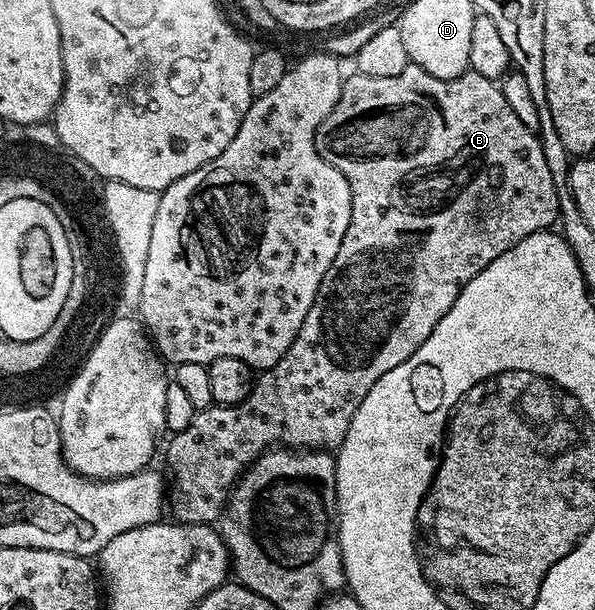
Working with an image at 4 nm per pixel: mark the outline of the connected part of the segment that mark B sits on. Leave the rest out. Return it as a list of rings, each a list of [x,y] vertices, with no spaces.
[[[411,63],[408,67],[404,67],[404,71],[400,71],[400,75],[391,75],[388,79],[376,79],[376,75],[364,75],[357,71],[351,72],[342,82],[342,90],[340,91],[340,99],[336,103],[336,107],[328,119],[324,119],[324,123],[320,123],[320,127],[314,136],[316,143],[316,151],[328,163],[332,163],[332,167],[336,167],[336,171],[340,171],[340,175],[344,175],[344,179],[348,179],[348,187],[352,191],[352,219],[348,223],[348,231],[344,231],[344,240],[340,242],[340,251],[336,251],[336,259],[332,259],[332,267],[328,267],[328,272],[324,274],[324,283],[320,283],[320,291],[316,291],[316,299],[312,303],[312,307],[308,310],[308,316],[305,317],[304,323],[300,327],[300,331],[296,335],[296,339],[292,343],[292,347],[288,347],[288,351],[284,351],[284,359],[280,359],[280,363],[276,363],[271,369],[261,370],[254,378],[254,385],[250,389],[247,397],[239,403],[239,405],[216,405],[212,404],[206,409],[199,409],[192,415],[192,423],[188,423],[188,427],[184,427],[184,431],[173,434],[166,445],[166,465],[170,468],[170,477],[168,473],[168,513],[171,513],[175,522],[184,525],[214,525],[221,518],[222,510],[225,509],[227,501],[230,499],[230,490],[234,484],[242,478],[243,473],[249,469],[252,462],[257,459],[261,453],[267,449],[275,448],[279,445],[282,447],[293,447],[299,451],[334,451],[341,445],[344,435],[348,435],[351,428],[352,417],[356,416],[361,410],[364,399],[370,396],[370,393],[376,388],[379,381],[385,379],[387,375],[394,372],[396,367],[400,367],[400,363],[407,361],[409,357],[415,356],[420,347],[420,343],[424,343],[424,339],[428,339],[436,331],[436,325],[445,317],[449,317],[450,310],[457,306],[460,295],[466,292],[469,285],[473,285],[476,278],[481,277],[485,269],[490,268],[493,261],[498,261],[500,255],[504,255],[504,251],[515,249],[517,245],[521,245],[524,239],[539,236],[550,224],[554,225],[559,220],[558,203],[555,184],[552,183],[552,174],[548,171],[547,160],[544,159],[544,151],[541,150],[539,134],[535,130],[530,129],[524,123],[524,119],[518,118],[516,111],[512,111],[512,107],[508,107],[508,99],[504,99],[502,87],[498,81],[490,81],[484,75],[473,71],[461,73],[456,79],[436,79],[436,75],[428,75],[428,71],[424,71],[419,65]]]

